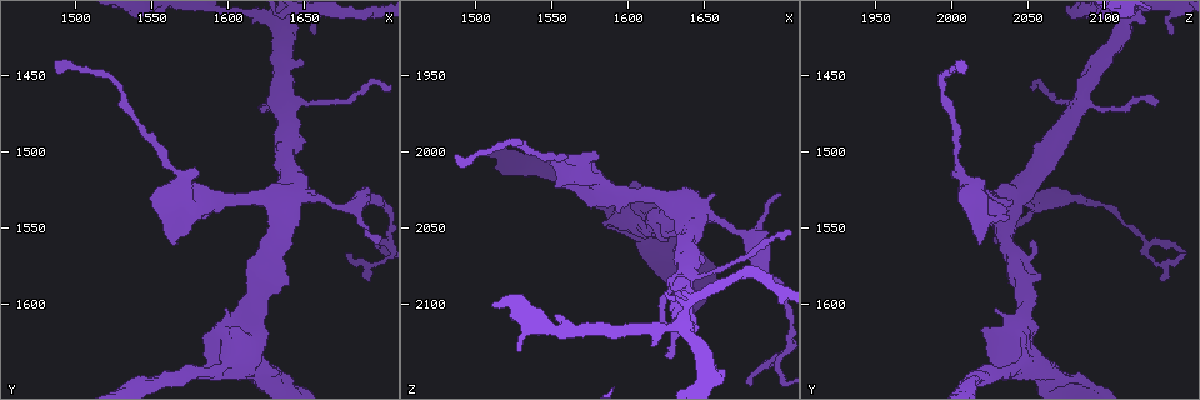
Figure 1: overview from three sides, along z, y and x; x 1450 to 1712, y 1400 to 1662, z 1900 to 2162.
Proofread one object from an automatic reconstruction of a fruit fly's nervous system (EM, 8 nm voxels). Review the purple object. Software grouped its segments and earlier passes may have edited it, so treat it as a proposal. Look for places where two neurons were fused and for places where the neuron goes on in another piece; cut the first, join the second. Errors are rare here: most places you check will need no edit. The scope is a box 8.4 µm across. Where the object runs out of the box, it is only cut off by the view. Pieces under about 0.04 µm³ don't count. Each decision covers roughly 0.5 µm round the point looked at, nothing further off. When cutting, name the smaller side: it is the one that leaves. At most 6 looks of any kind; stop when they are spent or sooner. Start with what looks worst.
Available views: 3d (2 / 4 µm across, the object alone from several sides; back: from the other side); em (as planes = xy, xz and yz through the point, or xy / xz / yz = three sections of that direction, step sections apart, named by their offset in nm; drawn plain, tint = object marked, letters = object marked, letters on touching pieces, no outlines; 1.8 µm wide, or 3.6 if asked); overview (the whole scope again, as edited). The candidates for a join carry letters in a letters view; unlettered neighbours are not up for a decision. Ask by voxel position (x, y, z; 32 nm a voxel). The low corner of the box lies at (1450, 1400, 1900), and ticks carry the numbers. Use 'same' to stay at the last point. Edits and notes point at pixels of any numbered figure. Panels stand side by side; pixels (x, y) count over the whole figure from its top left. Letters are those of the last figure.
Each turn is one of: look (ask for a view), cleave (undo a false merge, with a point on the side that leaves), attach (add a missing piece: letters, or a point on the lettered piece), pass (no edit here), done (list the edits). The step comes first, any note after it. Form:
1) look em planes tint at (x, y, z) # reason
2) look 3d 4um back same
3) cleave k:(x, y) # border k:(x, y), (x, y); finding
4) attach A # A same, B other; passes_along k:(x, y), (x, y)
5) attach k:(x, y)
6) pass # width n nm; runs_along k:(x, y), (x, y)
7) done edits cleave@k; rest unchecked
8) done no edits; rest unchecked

look em xy step 16 letters at (1690, 1582, 2134) # branch stops here

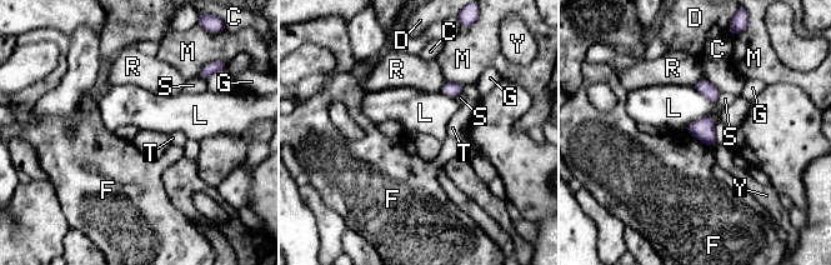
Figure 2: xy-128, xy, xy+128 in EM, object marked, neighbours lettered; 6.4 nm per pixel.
pass # width 140 nm; C other, D other, F other, G other, L other, M other, R other, S other, T other, Y other; border 2:(686, 126), (710, 116), (716, 144); none of them fits

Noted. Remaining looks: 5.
look em xy step 16 tint at (1600, 1532, 2028) # narrows sharply

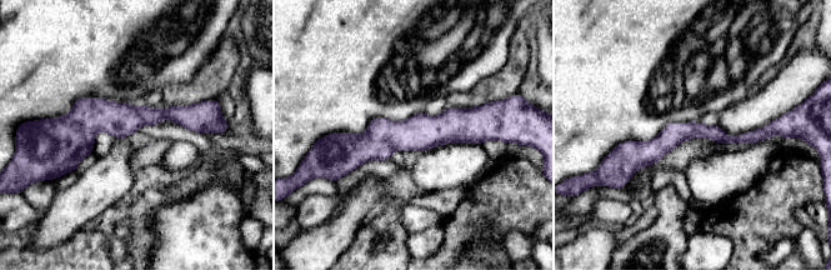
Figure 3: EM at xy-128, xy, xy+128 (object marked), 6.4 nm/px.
look em planes letters same

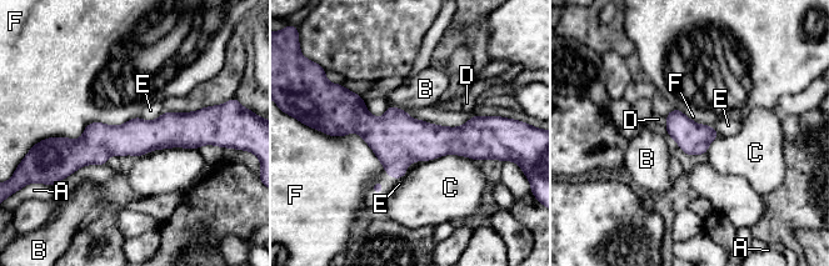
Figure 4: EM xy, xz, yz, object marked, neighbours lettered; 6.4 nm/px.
pass # width 200 nm; A other, B other, C other, D other, E other, F other; runs_along 4:(205, 130), (94, 146), (55, 142); one neuron here

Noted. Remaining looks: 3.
look 3d 2um at (1486, 1442, 2000) # free end

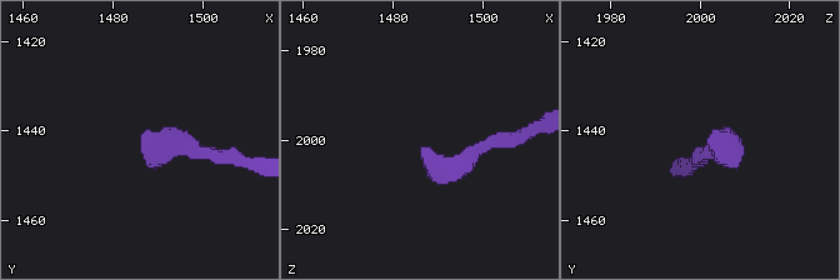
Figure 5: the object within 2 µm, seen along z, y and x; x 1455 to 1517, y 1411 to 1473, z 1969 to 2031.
look em planes letters at (1487, 1443, 2001)

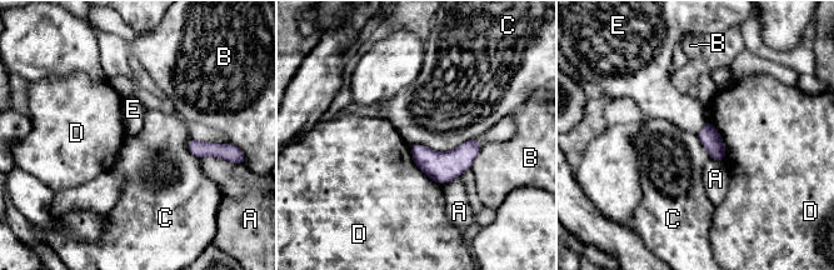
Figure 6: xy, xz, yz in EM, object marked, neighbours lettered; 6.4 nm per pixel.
pass # A other, B other, C other, D other, E other; none of them fits

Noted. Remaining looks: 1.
done no edits; rest unchecked

